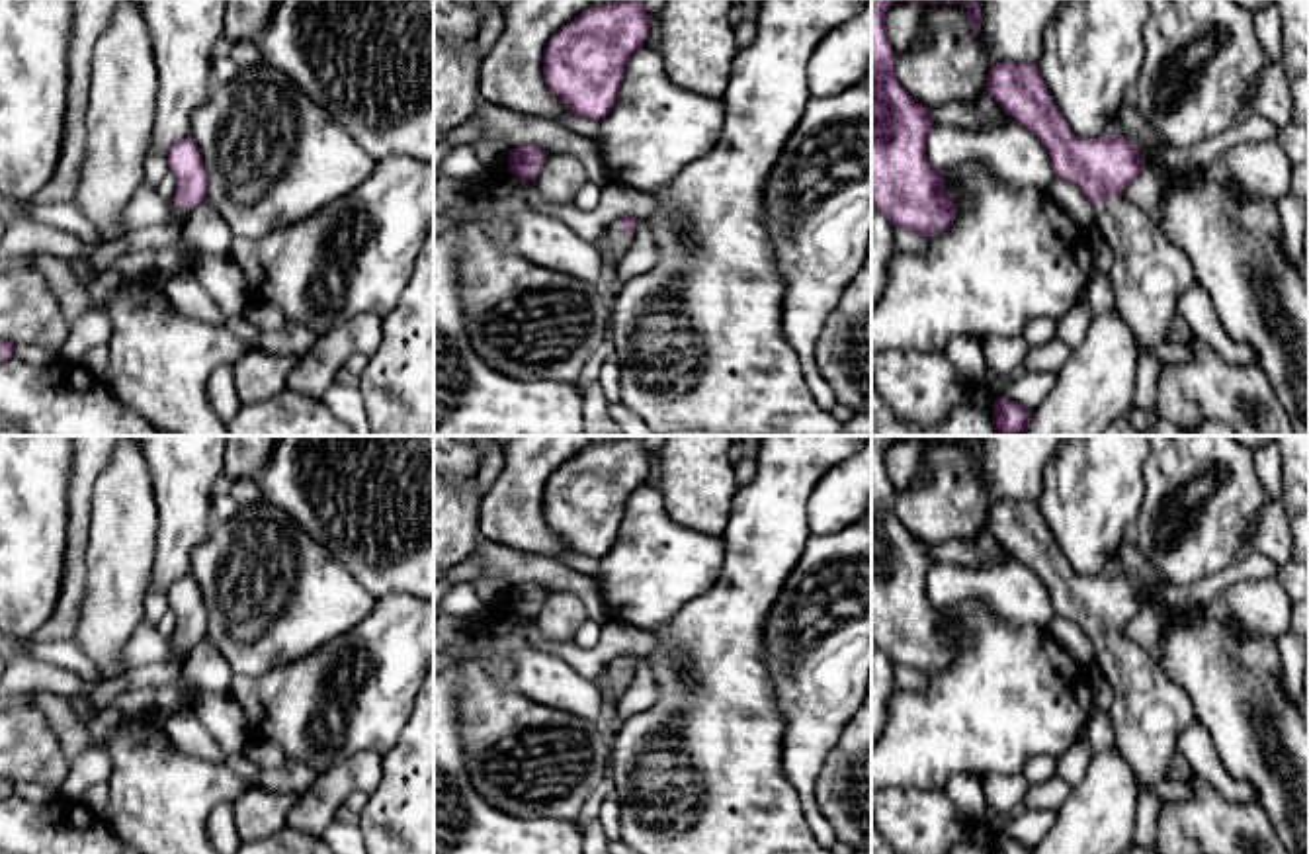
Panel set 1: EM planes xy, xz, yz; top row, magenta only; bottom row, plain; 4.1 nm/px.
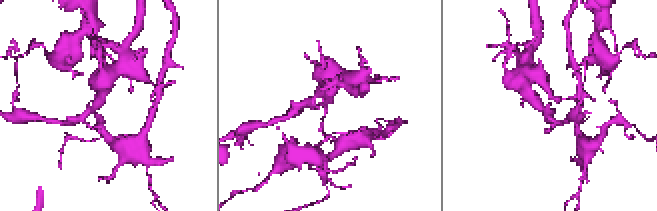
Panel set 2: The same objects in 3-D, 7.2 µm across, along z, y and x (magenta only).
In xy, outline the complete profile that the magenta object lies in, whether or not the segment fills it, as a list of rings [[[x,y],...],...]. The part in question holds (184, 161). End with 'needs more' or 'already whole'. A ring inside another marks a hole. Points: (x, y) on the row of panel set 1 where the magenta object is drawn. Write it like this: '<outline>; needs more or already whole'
[[[191,137],[170,147],[168,170],[176,178],[174,221],[170,225],[182,229],[191,209],[207,199],[207,174],[199,147]]]; needs more

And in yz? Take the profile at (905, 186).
[[[871,0],[871,203],[895,225],[936,236],[950,229],[957,203],[944,188],[946,174],[926,156],[926,141],[936,127],[926,106],[916,102],[899,82],[893,63],[897,53],[887,35],[887,10],[901,0]]]; already whole

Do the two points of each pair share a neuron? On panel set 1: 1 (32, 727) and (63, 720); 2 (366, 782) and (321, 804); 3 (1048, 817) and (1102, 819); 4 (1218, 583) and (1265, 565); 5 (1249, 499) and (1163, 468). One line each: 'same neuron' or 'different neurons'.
1: different neurons
2: same neuron
3: different neurons
4: same neuron
5: same neuron

